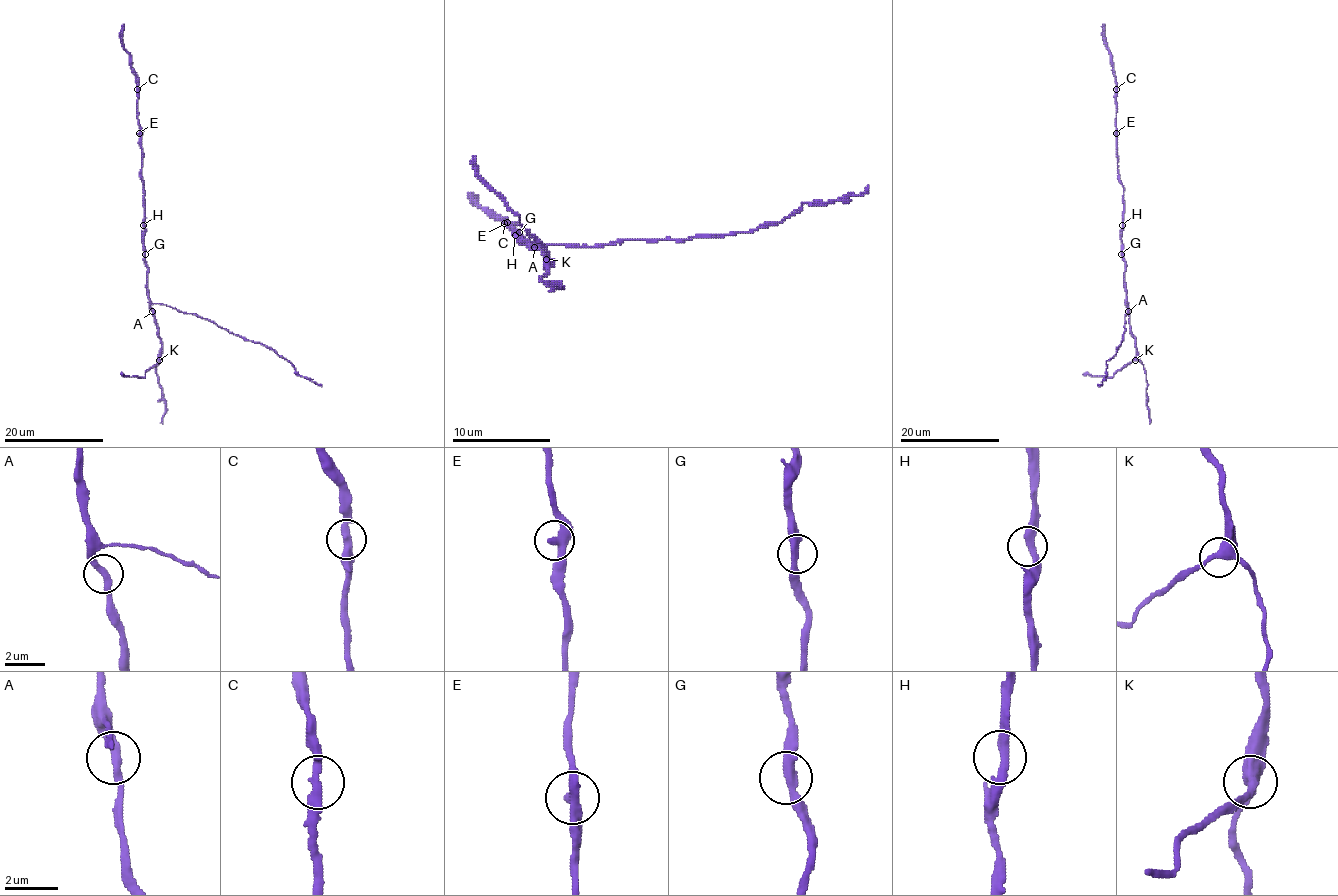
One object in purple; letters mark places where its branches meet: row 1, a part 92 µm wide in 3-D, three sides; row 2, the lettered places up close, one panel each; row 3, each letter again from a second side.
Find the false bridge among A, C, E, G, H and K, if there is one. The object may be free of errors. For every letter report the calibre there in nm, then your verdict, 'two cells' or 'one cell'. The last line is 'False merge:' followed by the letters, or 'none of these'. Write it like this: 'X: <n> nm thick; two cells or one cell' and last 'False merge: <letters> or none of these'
A: 340 nm thick; one cell
C: 360 nm thick; one cell
E: 360 nm thick; one cell
G: 360 nm thick; one cell
H: 360 nm thick; one cell
K: 360 nm thick; one cell
False merge: none of these

